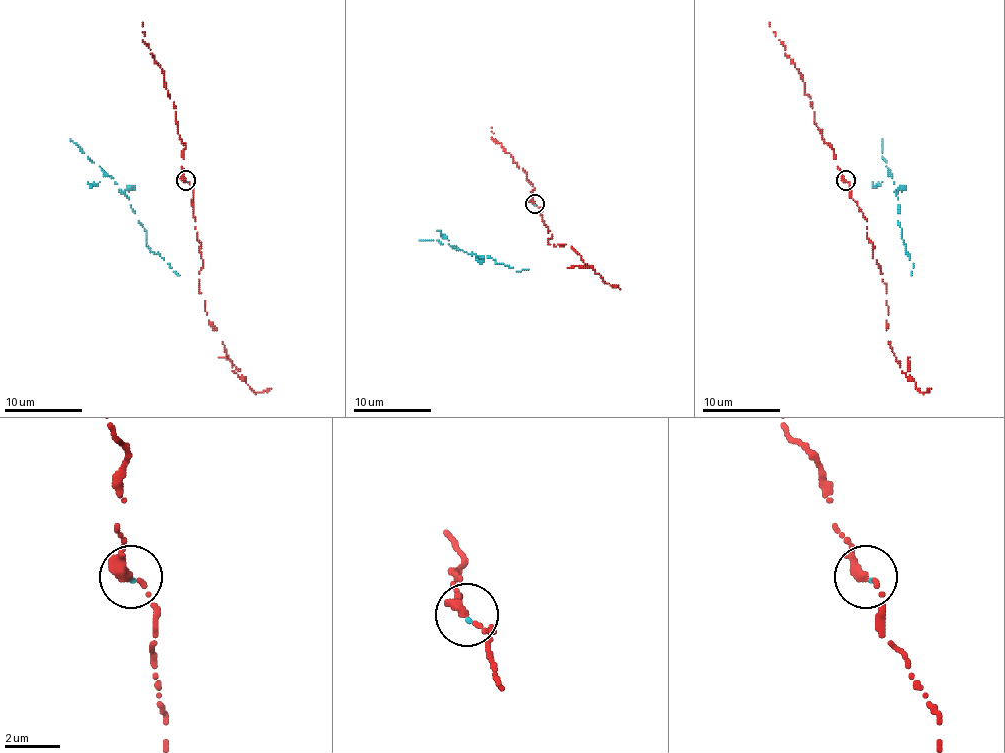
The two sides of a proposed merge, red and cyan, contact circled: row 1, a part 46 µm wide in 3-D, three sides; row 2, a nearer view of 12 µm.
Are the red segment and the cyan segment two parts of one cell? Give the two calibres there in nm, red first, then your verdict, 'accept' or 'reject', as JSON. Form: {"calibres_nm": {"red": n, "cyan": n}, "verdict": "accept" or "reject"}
{"calibres_nm": {"red": 280, "cyan": 70}, "verdict": "accept"}

